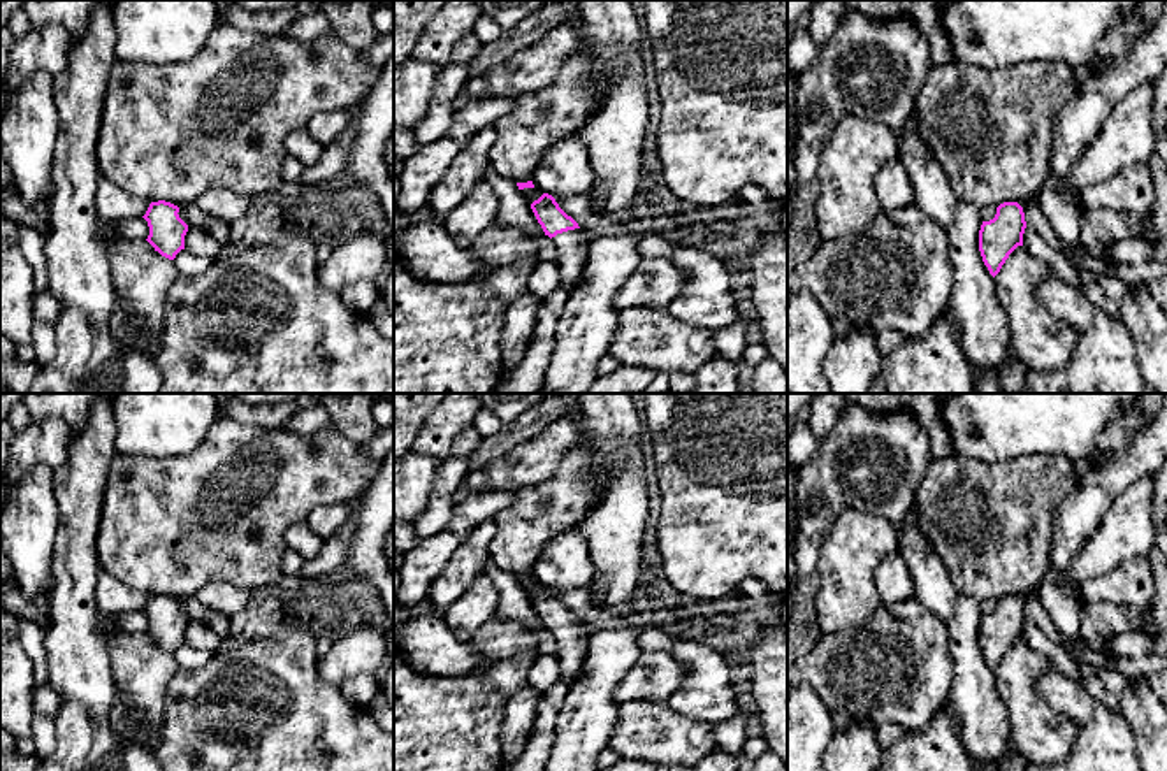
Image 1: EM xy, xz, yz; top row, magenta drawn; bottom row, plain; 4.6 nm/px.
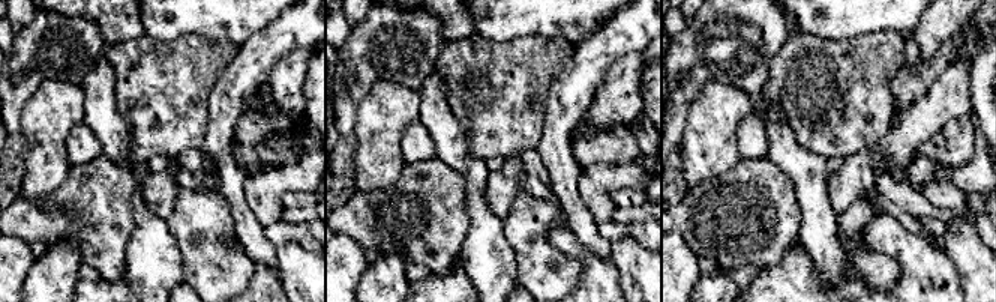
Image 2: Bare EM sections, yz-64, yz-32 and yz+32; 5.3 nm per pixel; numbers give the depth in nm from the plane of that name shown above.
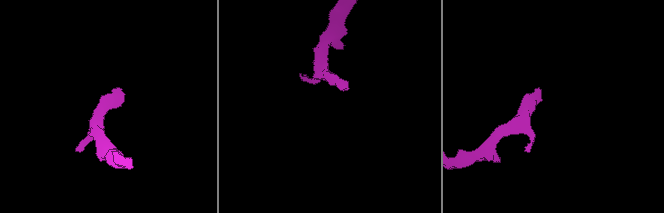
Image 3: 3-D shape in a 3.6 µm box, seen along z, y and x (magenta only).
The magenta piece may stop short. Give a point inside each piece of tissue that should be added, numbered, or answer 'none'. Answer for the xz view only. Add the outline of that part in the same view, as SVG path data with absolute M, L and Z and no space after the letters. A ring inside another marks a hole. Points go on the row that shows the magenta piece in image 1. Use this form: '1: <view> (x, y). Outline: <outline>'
1: xz (572, 246). Outline: M582 228L557 234L552 242L557 251L561 288L571 292L584 279L591 242Z

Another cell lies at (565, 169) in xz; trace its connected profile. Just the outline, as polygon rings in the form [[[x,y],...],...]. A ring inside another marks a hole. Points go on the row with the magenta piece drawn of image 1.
[[[571,135],[550,146],[531,181],[540,191],[552,197],[591,193],[592,169],[584,141]]]

